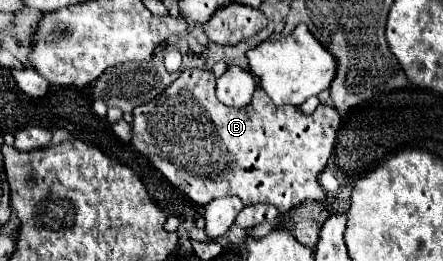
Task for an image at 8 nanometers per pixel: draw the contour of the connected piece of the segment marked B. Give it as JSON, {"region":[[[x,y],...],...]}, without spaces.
{"region":[[[183,69],[181,75],[165,89],[163,95],[157,95],[153,101],[149,101],[149,103],[139,105],[139,107],[133,109],[133,123],[131,123],[133,139],[131,139],[131,143],[139,151],[139,155],[143,155],[157,171],[161,171],[161,175],[173,187],[177,187],[179,191],[183,191],[197,205],[207,205],[209,201],[213,201],[217,197],[237,195],[245,205],[269,203],[269,205],[275,205],[281,213],[287,213],[289,209],[299,207],[303,201],[325,201],[327,199],[327,195],[325,195],[323,187],[319,185],[317,177],[319,177],[321,169],[327,165],[327,159],[331,157],[331,151],[333,151],[333,145],[335,145],[335,137],[337,137],[339,125],[341,125],[341,115],[339,115],[339,111],[333,105],[319,105],[313,111],[313,115],[305,115],[299,107],[293,107],[293,105],[283,105],[283,107],[273,105],[273,101],[267,97],[267,93],[263,93],[261,85],[255,87],[255,93],[253,93],[253,99],[251,99],[249,105],[245,105],[245,107],[227,107],[227,105],[223,105],[215,97],[215,75],[213,75],[213,71],[207,71],[207,69]]]}

